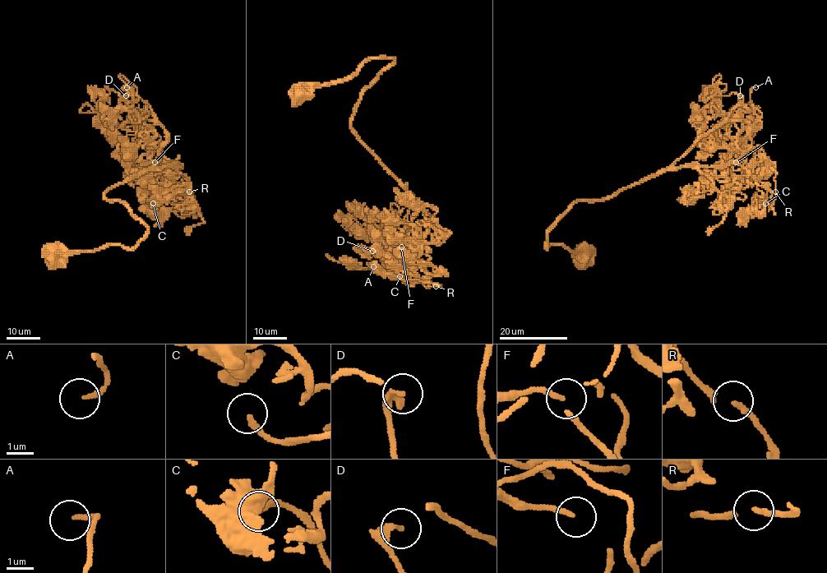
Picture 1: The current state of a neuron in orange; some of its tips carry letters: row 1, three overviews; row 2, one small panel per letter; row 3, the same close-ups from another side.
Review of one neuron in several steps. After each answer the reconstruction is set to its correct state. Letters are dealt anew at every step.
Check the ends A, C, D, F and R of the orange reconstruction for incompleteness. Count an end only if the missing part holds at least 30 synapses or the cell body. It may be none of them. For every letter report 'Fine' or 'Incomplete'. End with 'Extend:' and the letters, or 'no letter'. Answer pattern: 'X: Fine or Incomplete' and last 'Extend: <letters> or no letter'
A: Incomplete
C: Fine
D: Fine
F: Fine
R: Fine
Extend: A

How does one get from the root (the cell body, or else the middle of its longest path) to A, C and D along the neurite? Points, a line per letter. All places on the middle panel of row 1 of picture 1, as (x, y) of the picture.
A: (301, 96), (347, 80), (370, 59), (394, 60), (363, 91), (351, 126), (415, 214), (389, 261), (373, 266)
C: (301, 96), (394, 60), (351, 126), (426, 217), (417, 258), (428, 281), (399, 276)
D: (301, 96), (347, 80), (370, 59), (394, 60), (363, 91), (351, 126), (415, 214), (401, 238), (372, 251)

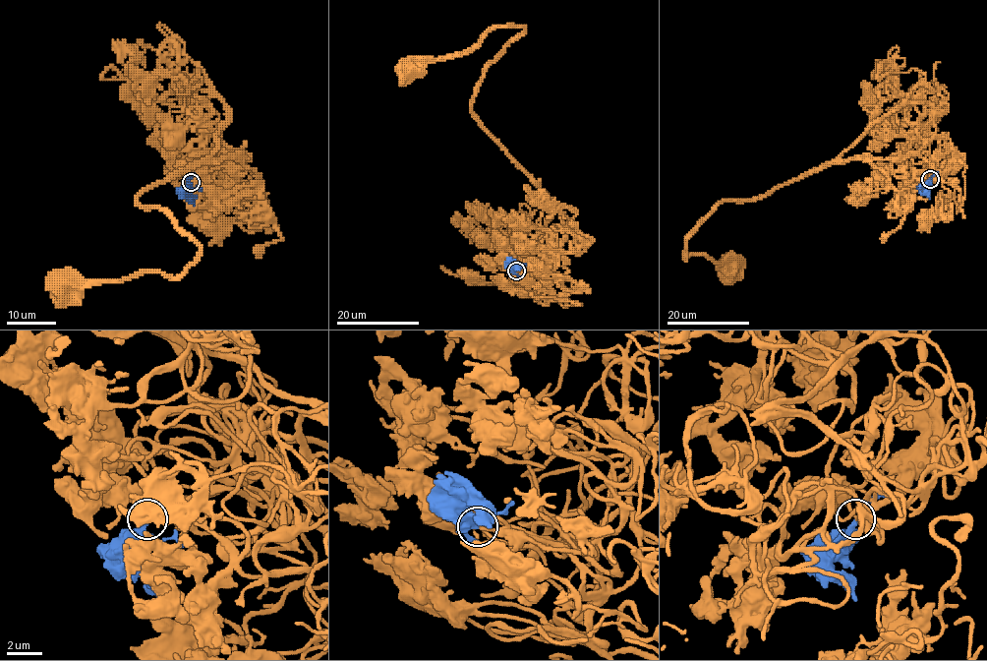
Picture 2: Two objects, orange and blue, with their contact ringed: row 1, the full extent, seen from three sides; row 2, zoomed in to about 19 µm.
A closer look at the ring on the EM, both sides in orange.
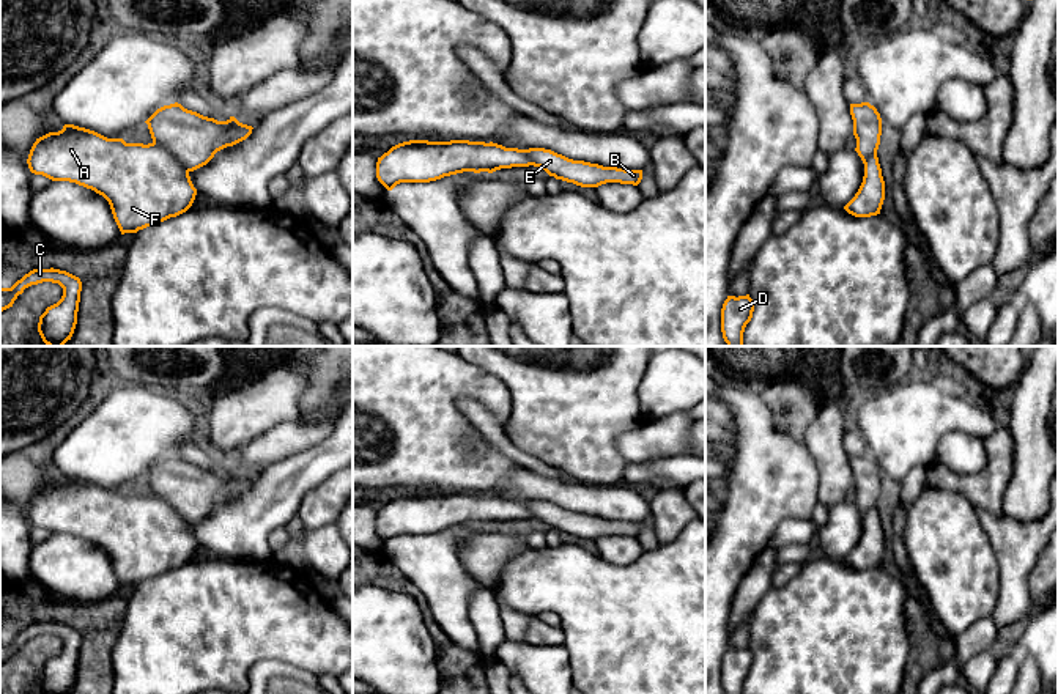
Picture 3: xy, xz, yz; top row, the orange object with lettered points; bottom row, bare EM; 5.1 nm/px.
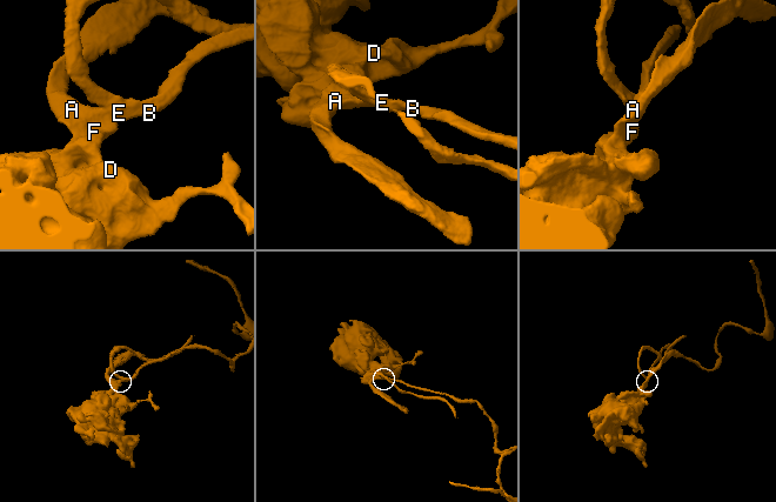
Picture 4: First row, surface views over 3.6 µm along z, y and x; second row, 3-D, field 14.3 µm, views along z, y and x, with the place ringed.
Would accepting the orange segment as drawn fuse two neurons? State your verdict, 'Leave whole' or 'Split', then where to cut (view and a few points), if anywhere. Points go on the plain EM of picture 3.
Leave whole. No split

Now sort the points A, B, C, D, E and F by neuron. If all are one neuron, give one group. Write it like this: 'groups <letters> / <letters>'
groups A B C D E F

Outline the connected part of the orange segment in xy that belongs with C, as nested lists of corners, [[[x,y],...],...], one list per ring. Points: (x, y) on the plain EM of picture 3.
[[[54,620],[33,622],[11,640],[0,639],[0,664],[13,659],[14,653],[25,640],[43,634],[58,636],[63,640],[63,648],[39,669],[38,685],[43,694],[68,694],[77,677],[82,634],[66,623]]]

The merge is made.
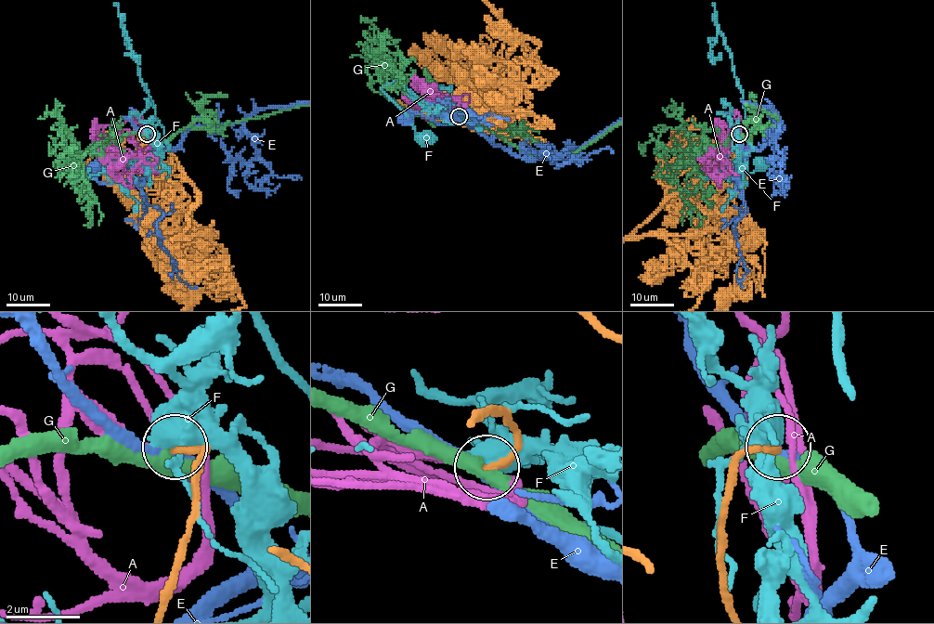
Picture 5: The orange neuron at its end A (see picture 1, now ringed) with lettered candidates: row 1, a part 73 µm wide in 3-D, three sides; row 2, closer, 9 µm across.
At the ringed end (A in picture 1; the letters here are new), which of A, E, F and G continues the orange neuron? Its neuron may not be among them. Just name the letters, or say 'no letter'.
A

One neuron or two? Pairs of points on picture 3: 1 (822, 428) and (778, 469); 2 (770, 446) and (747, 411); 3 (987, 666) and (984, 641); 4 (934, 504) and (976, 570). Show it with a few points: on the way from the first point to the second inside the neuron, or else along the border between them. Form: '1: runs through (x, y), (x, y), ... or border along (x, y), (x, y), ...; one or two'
1: border along (802, 441), (810, 452), (819, 480); two
2: runs through (762, 438), (756, 431), (754, 419); one
3: border along (998, 631), (987, 649), (961, 668); two
4: runs through (940, 520), (943, 537), (961, 554); one

